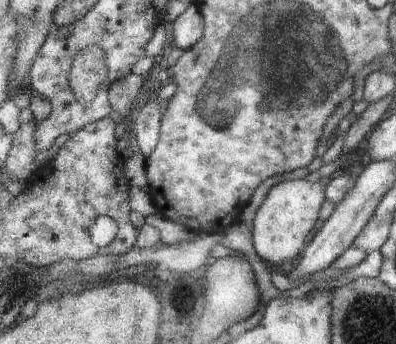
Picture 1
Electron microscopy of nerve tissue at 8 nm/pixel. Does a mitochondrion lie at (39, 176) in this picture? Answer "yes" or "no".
no

